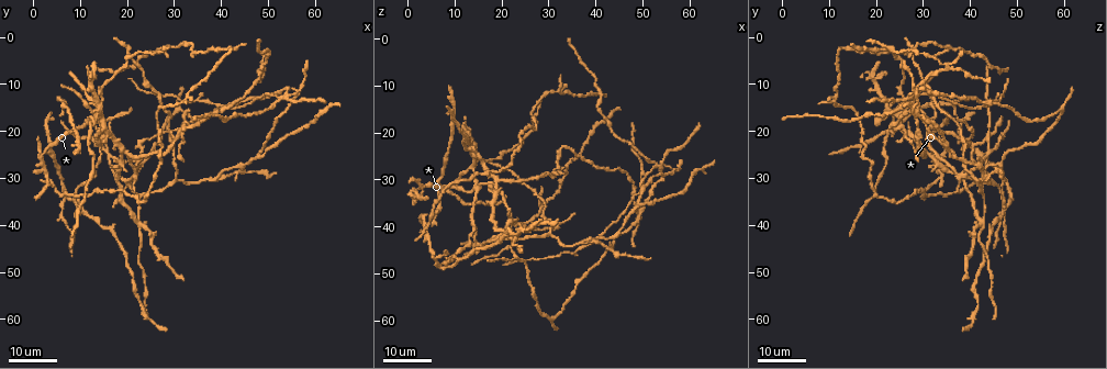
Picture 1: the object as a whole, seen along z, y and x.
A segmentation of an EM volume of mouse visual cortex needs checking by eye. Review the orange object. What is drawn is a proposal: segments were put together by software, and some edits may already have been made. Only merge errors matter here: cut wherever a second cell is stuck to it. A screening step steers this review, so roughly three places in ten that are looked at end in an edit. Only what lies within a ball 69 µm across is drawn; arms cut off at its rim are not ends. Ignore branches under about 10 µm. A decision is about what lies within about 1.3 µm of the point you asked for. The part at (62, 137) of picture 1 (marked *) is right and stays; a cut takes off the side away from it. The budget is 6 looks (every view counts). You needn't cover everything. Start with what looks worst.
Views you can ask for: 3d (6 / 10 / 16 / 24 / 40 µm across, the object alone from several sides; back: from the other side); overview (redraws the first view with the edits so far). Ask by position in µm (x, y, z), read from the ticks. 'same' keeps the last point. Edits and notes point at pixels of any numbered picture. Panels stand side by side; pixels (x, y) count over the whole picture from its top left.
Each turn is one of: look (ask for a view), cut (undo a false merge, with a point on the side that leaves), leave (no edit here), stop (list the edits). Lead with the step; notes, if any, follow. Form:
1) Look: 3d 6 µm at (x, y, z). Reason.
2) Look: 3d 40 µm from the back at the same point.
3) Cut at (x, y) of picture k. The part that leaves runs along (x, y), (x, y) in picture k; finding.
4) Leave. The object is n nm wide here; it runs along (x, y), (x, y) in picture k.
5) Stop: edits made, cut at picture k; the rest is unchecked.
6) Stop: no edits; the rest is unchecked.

Look: 3d 24 µm at (39.0, 30.5, 42.5).

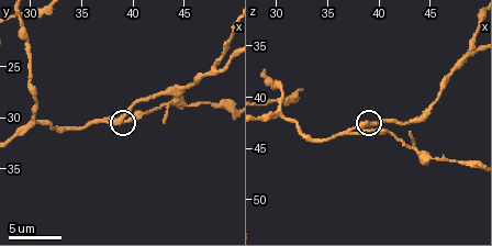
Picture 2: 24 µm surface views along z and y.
Look: 3d 10 µm at (38.8, 30.2, 42.6).

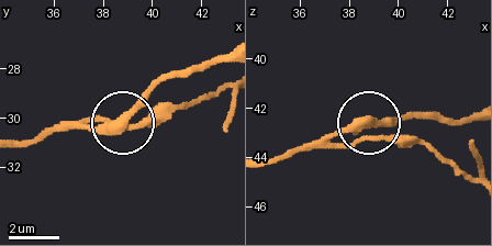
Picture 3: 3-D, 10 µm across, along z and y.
Leave. The side arm is 15 µm long; it runs along (265, 158), (371, 124), (422, 141), (438, 156) in picture 3; one cell here.

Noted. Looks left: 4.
Look: 3d 24 µm at (52.5, 13.0, 27.0). Three-way junction.

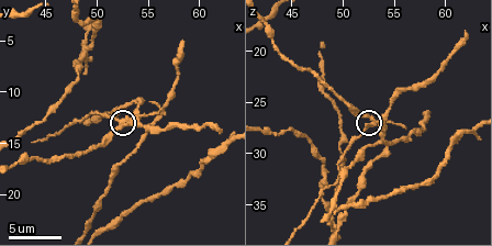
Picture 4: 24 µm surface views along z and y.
Look: 3d 6 µm at (52.8, 12.8, 27.2).

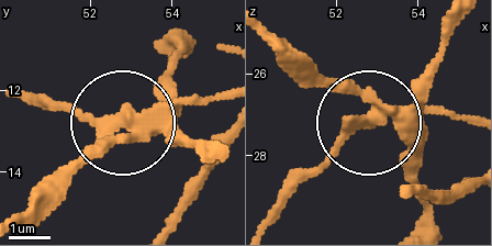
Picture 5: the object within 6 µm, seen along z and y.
Look: 3d 6 µm from the back at (52.85, 12.90, 27.05).

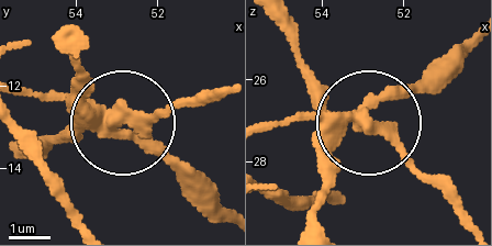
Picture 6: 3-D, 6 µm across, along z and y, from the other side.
Cut at (151, 115) of picture 6. 3 arms meet here; the part that leaves runs along (99, 113), (158, 113), (222, 92) in picture 6; a second cell is stuck on.

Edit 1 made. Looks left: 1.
Stop: edits made, cut at picture 6; the rest is unchecked.

